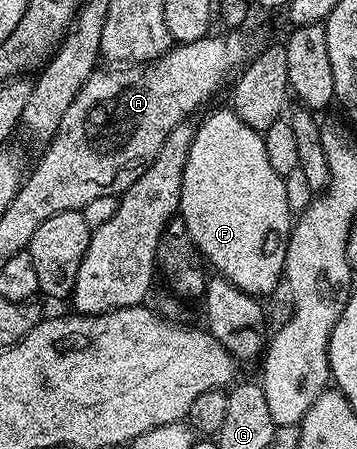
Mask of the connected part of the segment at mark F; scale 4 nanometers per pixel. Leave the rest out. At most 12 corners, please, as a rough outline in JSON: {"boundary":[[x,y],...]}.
{"boundary":[[234,110],[195,126],[179,214],[206,265],[280,289],[284,175]]}

